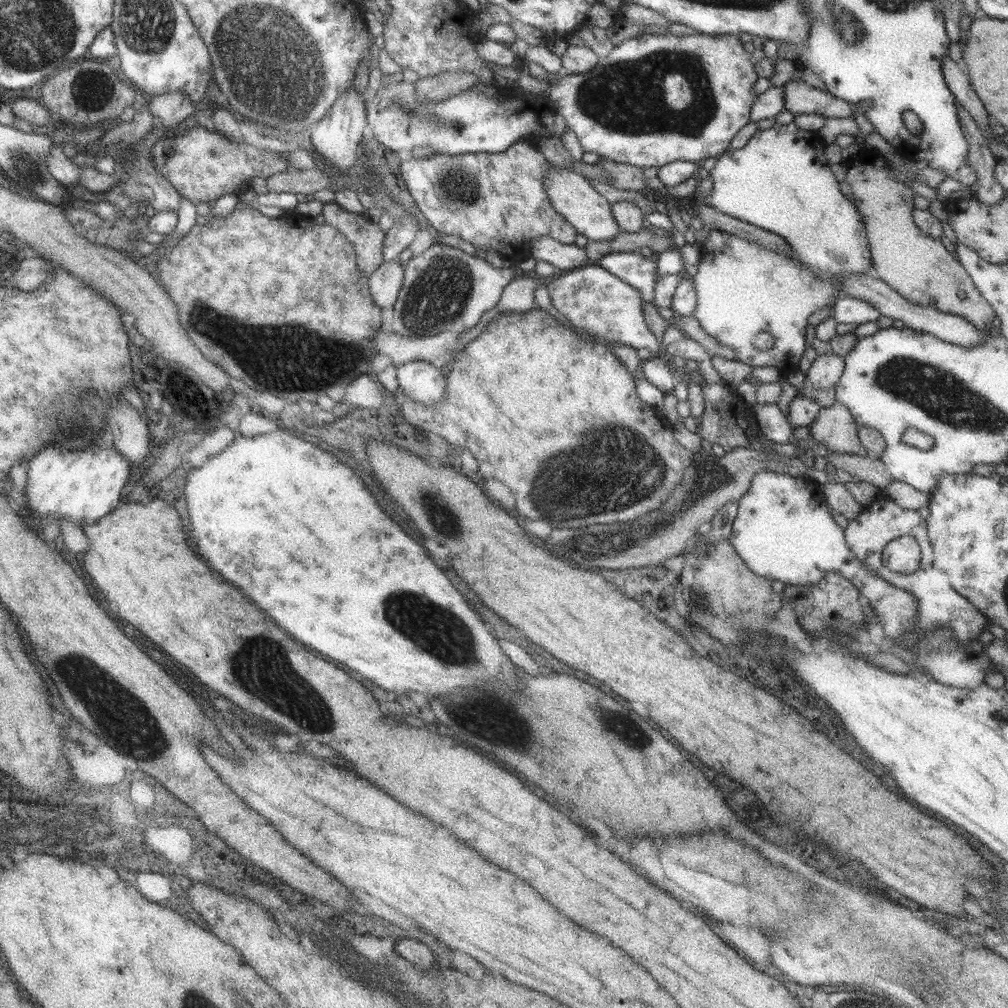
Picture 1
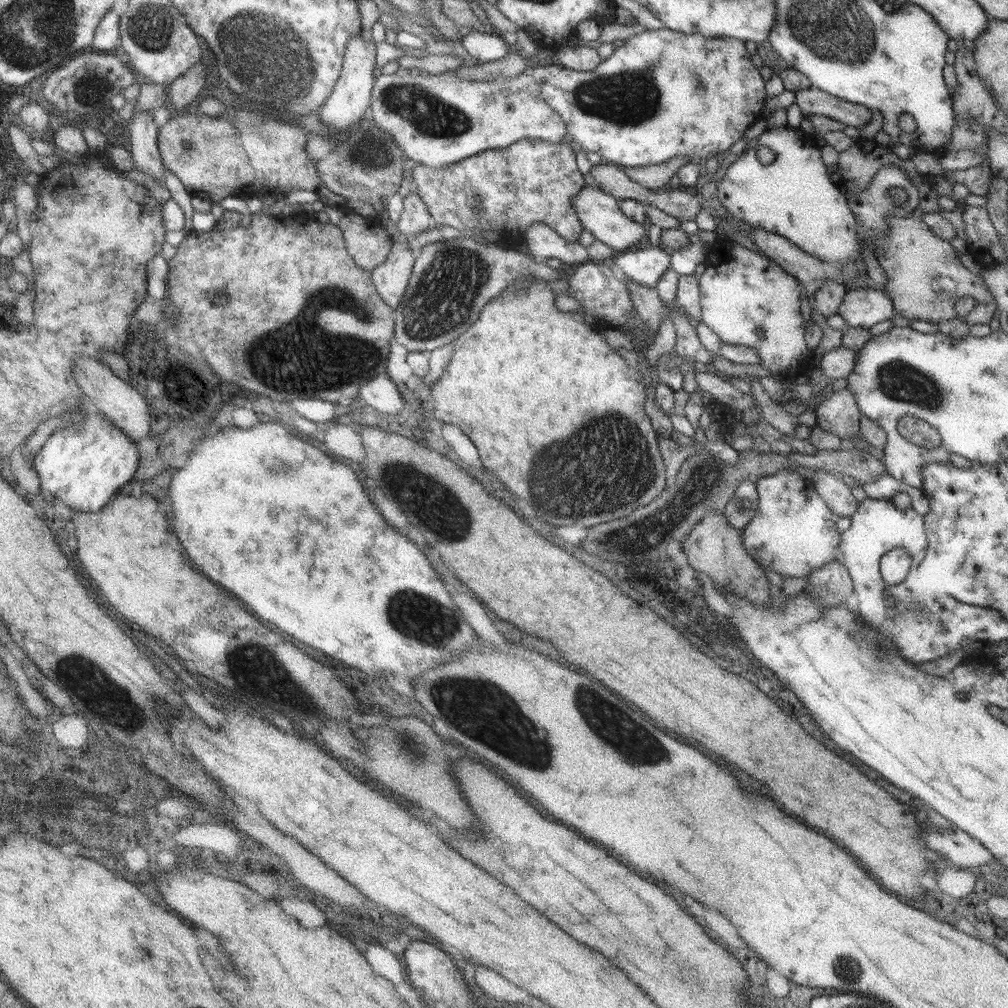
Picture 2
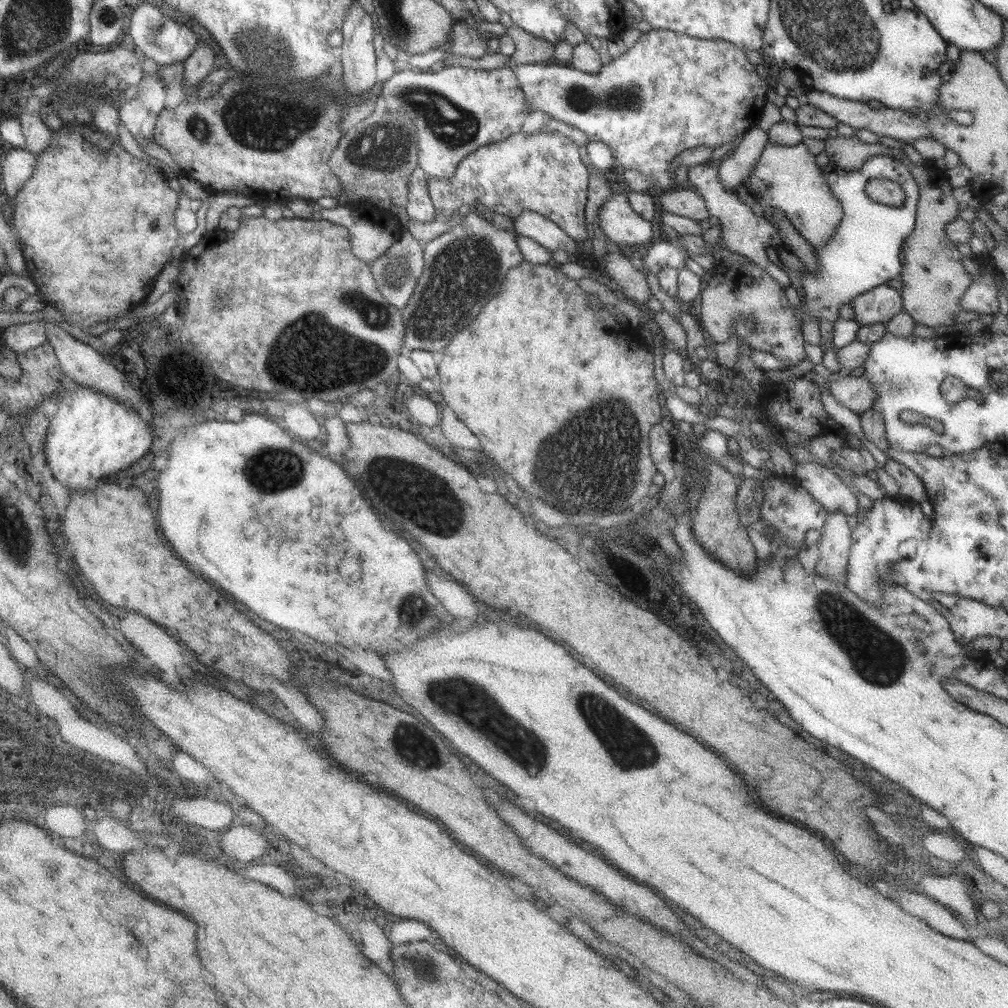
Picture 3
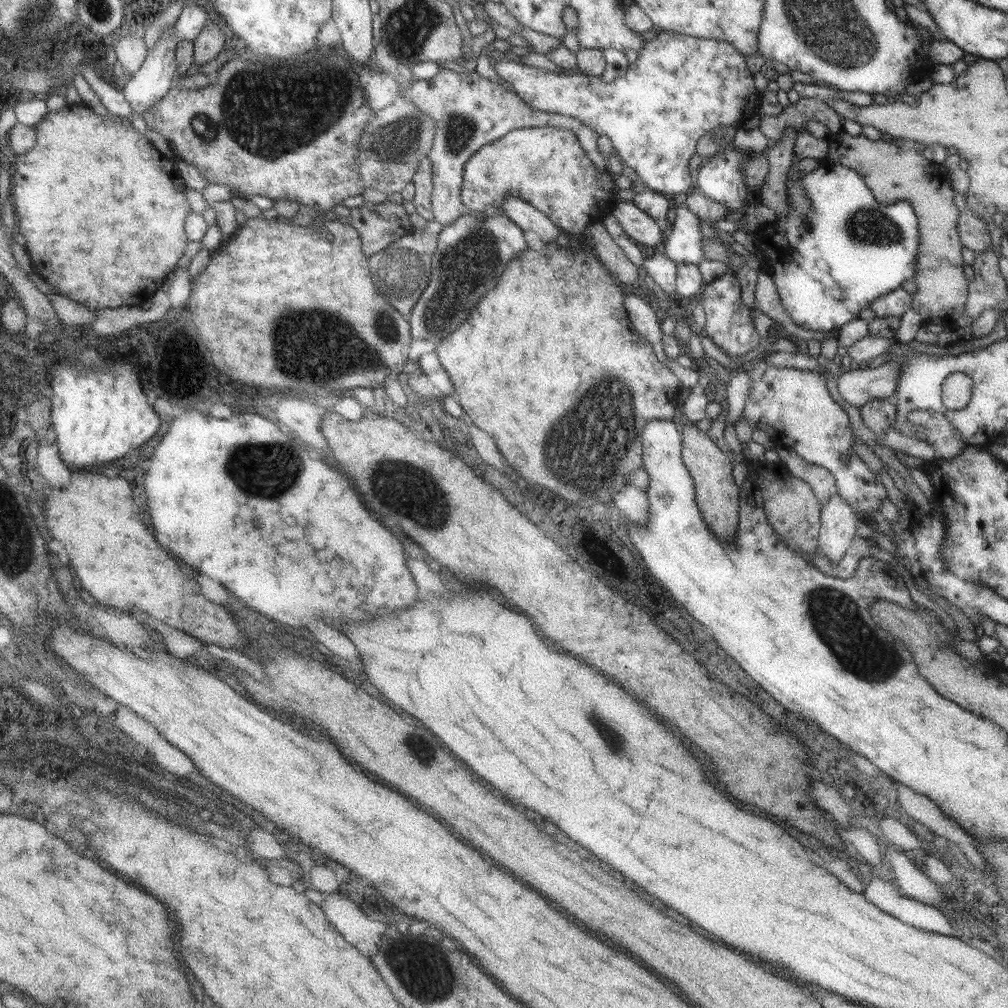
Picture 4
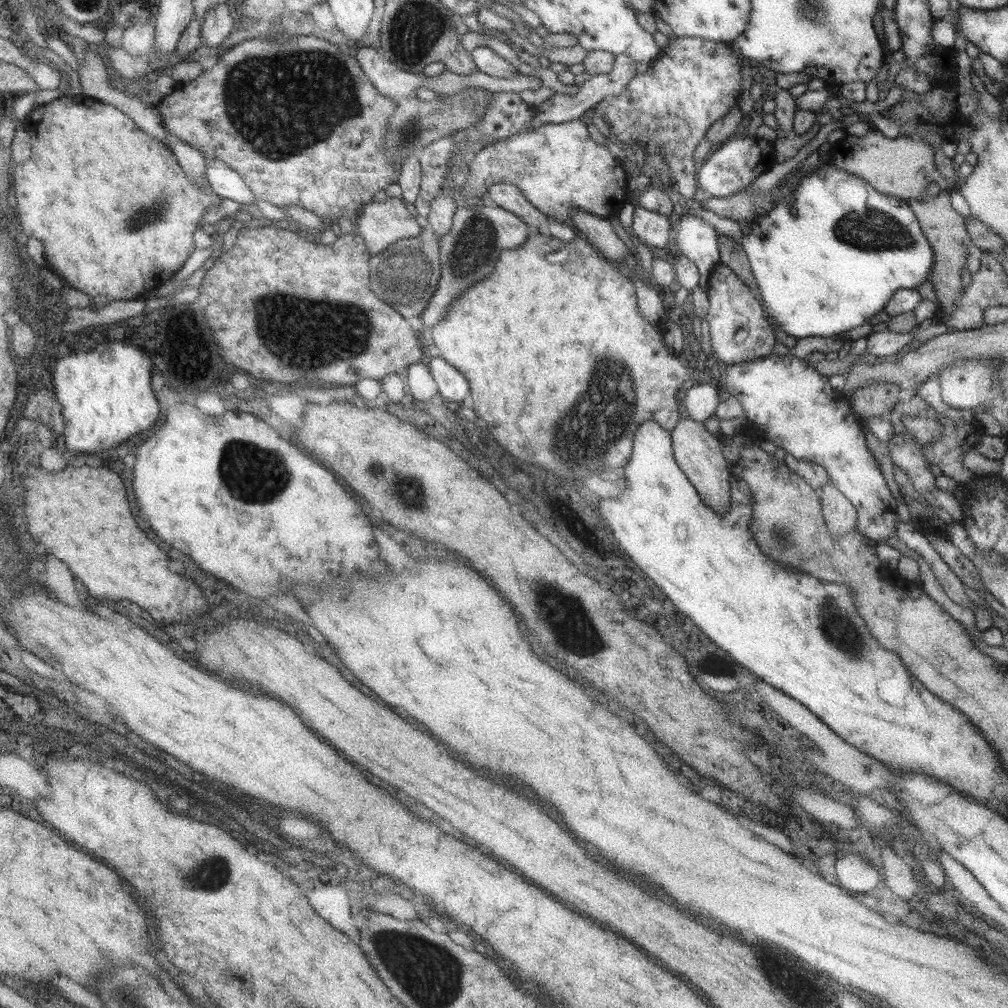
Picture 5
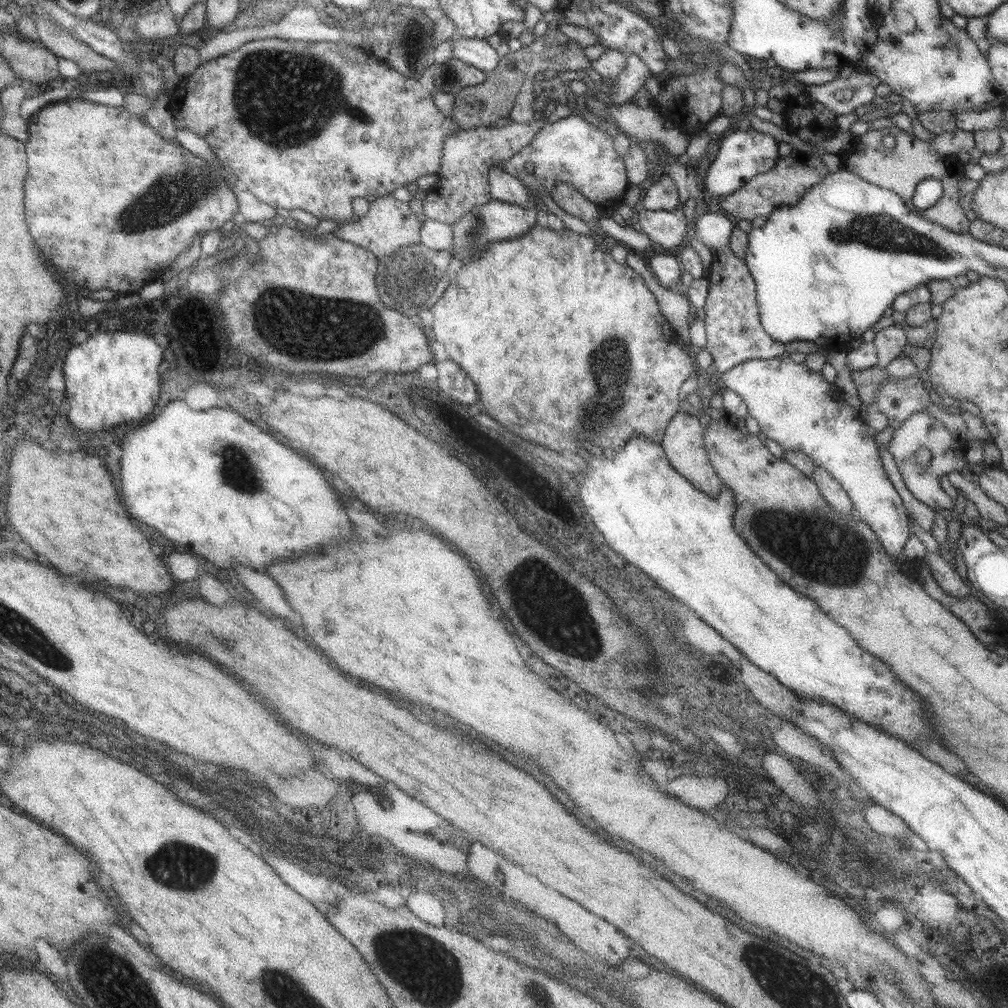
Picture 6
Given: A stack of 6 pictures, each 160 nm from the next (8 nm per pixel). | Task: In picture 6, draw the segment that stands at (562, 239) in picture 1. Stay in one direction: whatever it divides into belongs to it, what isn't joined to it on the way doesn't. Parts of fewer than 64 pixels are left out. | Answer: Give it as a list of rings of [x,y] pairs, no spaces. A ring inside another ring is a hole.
[[[570,114],[557,120],[557,122],[553,122],[553,124],[543,124],[537,135],[521,150],[507,159],[499,159],[492,166],[498,166],[507,174],[518,178],[533,198],[536,198],[541,191],[550,194],[558,182],[566,182],[598,208],[615,208],[618,203],[621,203],[629,185],[623,159],[615,153],[611,136],[592,127],[579,114]],[[527,162],[533,164],[533,172],[531,173],[527,173],[525,170]]]

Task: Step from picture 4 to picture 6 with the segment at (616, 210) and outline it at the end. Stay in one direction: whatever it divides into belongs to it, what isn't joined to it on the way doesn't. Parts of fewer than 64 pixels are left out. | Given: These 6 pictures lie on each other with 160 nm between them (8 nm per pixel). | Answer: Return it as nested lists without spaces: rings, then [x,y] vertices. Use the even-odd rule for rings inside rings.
[[[641,209],[636,216],[641,233],[663,249],[673,250],[685,243],[687,225],[680,209],[674,211]]]

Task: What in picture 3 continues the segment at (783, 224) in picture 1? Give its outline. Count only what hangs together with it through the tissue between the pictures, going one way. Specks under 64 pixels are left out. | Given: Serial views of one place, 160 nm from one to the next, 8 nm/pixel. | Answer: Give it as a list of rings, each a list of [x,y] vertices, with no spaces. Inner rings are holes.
[[[767,142],[759,160],[753,166],[753,172],[743,181],[737,186],[735,193],[737,199],[745,203],[745,207],[749,207],[755,216],[765,220],[771,220],[773,212],[781,210],[785,218],[793,224],[793,228],[811,246],[823,246],[835,234],[841,222],[843,210],[839,202],[833,198],[831,190],[827,188],[821,176],[821,168],[815,164],[815,155],[808,152],[802,143],[795,146],[781,146]],[[746,257],[745,260],[745,266],[737,262],[728,266],[719,264],[707,272],[706,284],[700,292],[699,324],[715,343],[726,342],[734,334],[738,337],[737,342],[740,339],[751,349],[768,352],[791,368],[805,358],[800,322],[793,317],[793,306],[787,301],[784,288],[779,288],[765,270]],[[748,318],[755,320],[751,328],[745,326]]]

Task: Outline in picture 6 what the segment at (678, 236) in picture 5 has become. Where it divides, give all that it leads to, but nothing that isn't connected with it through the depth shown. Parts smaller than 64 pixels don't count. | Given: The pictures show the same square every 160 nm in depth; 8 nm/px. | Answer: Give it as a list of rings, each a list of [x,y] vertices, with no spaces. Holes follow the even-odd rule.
[[[703,213],[695,222],[694,236],[710,250],[711,254],[728,246],[734,227],[734,218],[724,213]]]

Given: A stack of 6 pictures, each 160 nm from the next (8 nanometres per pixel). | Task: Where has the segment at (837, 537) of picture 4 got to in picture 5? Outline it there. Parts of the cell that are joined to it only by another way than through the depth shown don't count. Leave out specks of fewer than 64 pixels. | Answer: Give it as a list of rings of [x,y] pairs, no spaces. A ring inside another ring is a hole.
[[[828,480],[818,491],[824,525],[830,536],[843,536],[856,528],[855,507]]]

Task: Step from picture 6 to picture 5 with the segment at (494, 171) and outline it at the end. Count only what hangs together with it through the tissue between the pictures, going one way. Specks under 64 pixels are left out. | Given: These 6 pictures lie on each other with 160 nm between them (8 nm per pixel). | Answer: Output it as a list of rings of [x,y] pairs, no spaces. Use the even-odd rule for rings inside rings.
[[[498,182],[492,184],[487,189],[488,202],[497,205],[507,212],[512,212],[518,216],[527,226],[537,228],[538,232],[544,231],[549,218],[535,207],[531,206],[527,200],[519,193],[517,186],[508,182]]]

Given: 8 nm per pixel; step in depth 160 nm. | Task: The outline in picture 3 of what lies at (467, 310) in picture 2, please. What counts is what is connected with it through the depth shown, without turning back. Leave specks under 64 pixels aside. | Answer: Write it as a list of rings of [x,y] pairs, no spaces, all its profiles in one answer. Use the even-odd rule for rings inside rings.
[[[471,211],[458,217],[450,231],[423,244],[423,272],[417,277],[413,292],[405,306],[400,310],[405,327],[402,344],[411,350],[440,351],[465,326],[469,326],[481,306],[499,290],[505,275],[522,261],[523,256],[515,242],[514,231],[497,229],[477,212]]]

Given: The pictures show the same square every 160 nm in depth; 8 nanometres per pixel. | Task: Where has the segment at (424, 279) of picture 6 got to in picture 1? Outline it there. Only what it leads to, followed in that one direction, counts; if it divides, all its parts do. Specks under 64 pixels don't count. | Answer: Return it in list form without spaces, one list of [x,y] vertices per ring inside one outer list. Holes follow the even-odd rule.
[[[397,259],[382,264],[368,277],[368,291],[373,302],[380,308],[390,308],[396,301],[402,285],[404,270]]]

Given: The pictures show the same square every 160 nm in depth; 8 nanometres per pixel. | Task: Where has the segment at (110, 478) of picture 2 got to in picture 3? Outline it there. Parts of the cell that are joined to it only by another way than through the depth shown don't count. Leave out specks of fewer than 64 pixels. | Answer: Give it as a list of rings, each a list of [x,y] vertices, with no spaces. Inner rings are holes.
[[[81,386],[57,394],[55,413],[49,422],[42,451],[50,475],[70,491],[95,490],[103,478],[131,468],[149,448],[149,432],[135,408],[129,408],[102,392]]]

